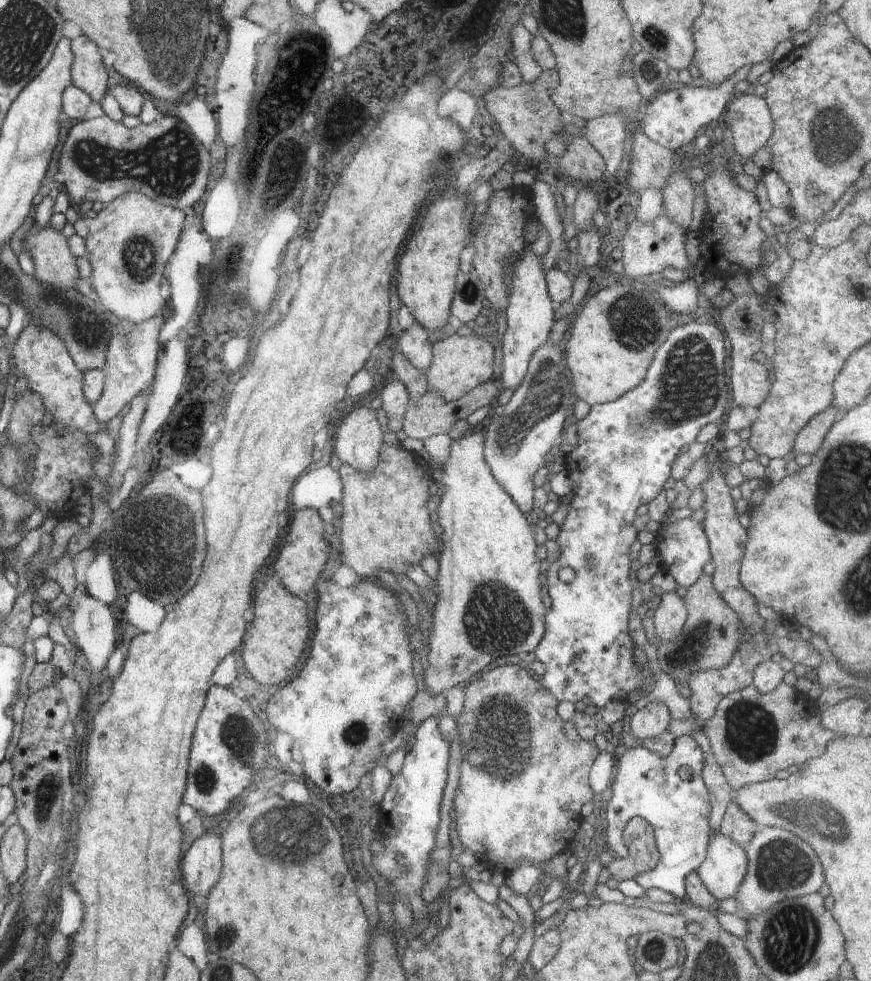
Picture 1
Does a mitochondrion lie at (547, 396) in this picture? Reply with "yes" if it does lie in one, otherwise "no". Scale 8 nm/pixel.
yes

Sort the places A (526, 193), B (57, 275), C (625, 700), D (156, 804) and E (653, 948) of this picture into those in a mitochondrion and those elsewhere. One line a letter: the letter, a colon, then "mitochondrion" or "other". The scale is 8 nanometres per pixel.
A: other
B: mitochondrion
C: other
D: other
E: mitochondrion

